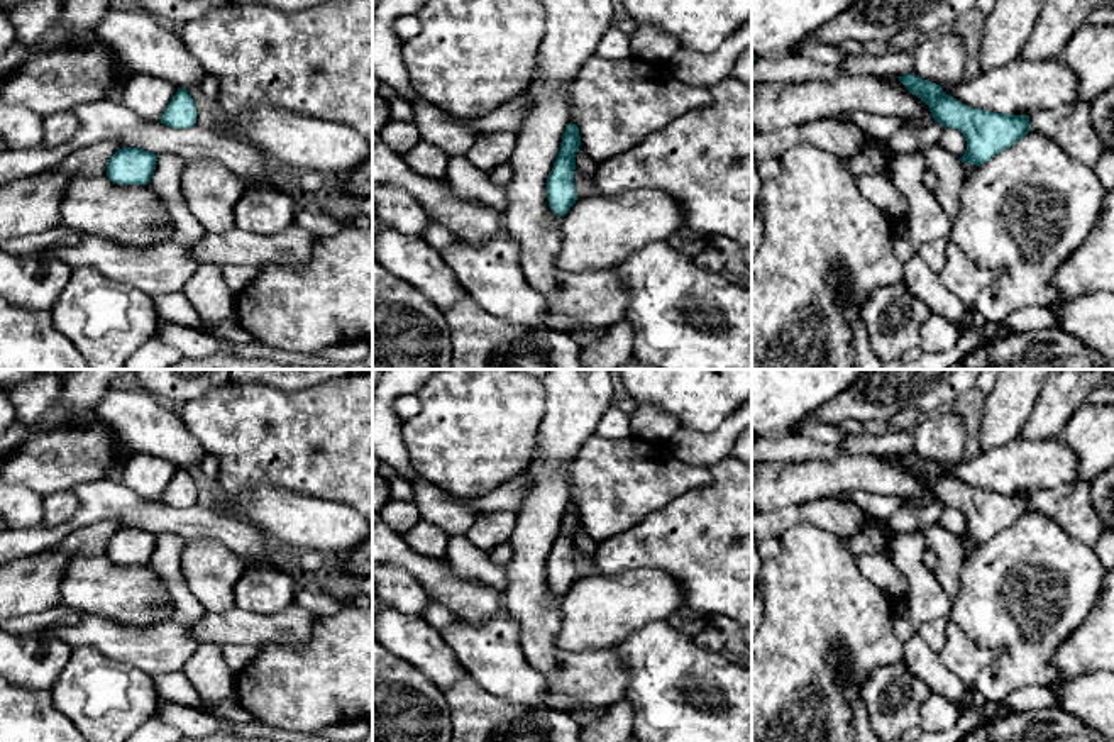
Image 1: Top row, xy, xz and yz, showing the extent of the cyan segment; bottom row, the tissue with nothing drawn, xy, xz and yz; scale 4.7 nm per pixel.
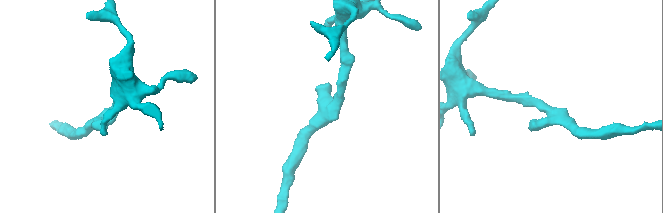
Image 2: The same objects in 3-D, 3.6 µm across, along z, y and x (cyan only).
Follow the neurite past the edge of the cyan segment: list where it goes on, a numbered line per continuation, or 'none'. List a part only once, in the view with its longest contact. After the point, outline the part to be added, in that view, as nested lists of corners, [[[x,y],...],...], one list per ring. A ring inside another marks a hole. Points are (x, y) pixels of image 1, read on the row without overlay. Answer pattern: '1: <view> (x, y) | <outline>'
none

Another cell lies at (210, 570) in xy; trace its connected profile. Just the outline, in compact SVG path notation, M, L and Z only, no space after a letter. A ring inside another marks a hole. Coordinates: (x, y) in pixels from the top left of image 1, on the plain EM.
M212 537L186 539L181 573L190 593L212 613L235 608L235 584L244 571L242 559Z

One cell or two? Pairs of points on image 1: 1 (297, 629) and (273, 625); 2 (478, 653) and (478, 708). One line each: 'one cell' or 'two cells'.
1: one cell
2: two cells

